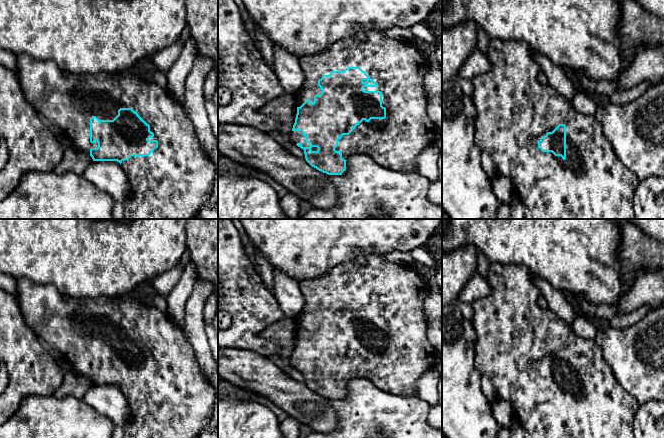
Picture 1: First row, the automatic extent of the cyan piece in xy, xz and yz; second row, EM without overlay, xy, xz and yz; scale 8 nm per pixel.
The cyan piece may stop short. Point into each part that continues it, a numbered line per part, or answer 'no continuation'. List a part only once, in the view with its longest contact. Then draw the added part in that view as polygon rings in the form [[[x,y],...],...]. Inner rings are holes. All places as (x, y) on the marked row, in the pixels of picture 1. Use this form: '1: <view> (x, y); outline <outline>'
1: xz (395, 142); outline [[[370,31],[364,40],[356,38],[338,40],[321,53],[302,56],[299,58],[299,63],[306,75],[306,80],[296,94],[297,107],[300,107],[307,99],[313,103],[314,96],[322,93],[318,80],[323,75],[329,75],[331,71],[344,71],[348,67],[360,67],[378,84],[377,87],[364,87],[363,90],[382,92],[382,106],[386,108],[386,118],[371,119],[369,122],[363,120],[349,135],[343,135],[335,148],[336,151],[342,152],[343,159],[348,160],[352,155],[368,155],[385,168],[400,172],[417,172],[417,158],[420,152],[435,143],[438,135],[438,127],[428,117],[428,96],[423,83],[425,74],[429,70],[429,63],[417,49],[402,40],[387,37],[384,31]]]

